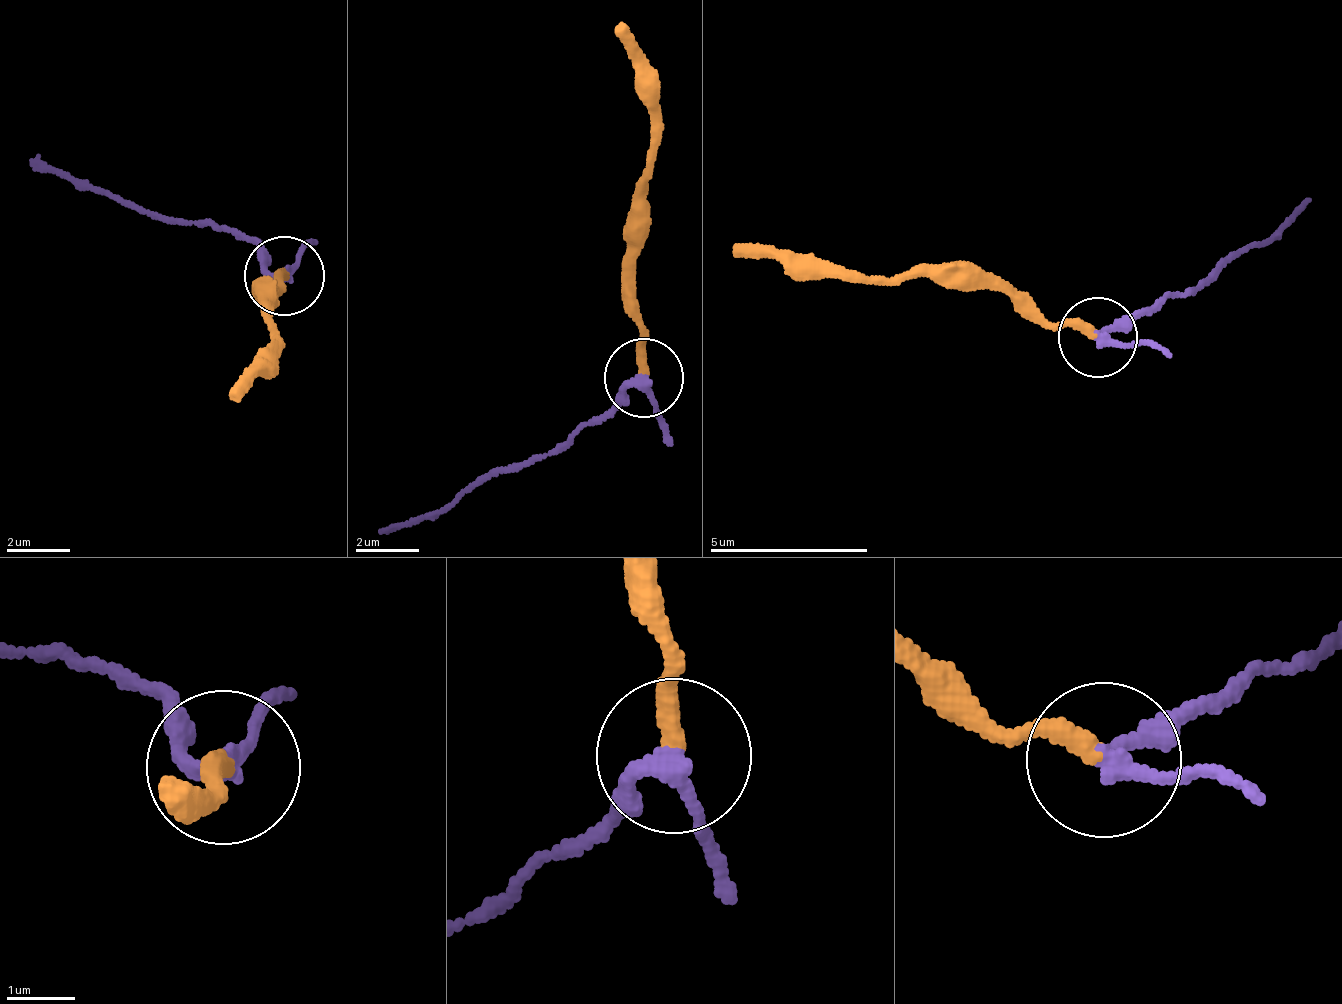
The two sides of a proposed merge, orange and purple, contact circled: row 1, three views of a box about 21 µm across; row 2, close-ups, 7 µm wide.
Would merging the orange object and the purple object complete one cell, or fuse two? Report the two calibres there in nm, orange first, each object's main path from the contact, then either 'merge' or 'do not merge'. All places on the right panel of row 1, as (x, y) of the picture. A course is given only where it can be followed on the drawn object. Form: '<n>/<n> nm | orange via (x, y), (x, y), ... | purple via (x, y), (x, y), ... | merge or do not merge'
280/240 nm | orange via (1095, 336), (1032, 323), (985, 288), (786, 272), (732, 241) | purple via (1095, 336), (1196, 291), (1215, 263), (1310, 199) | do not merge

